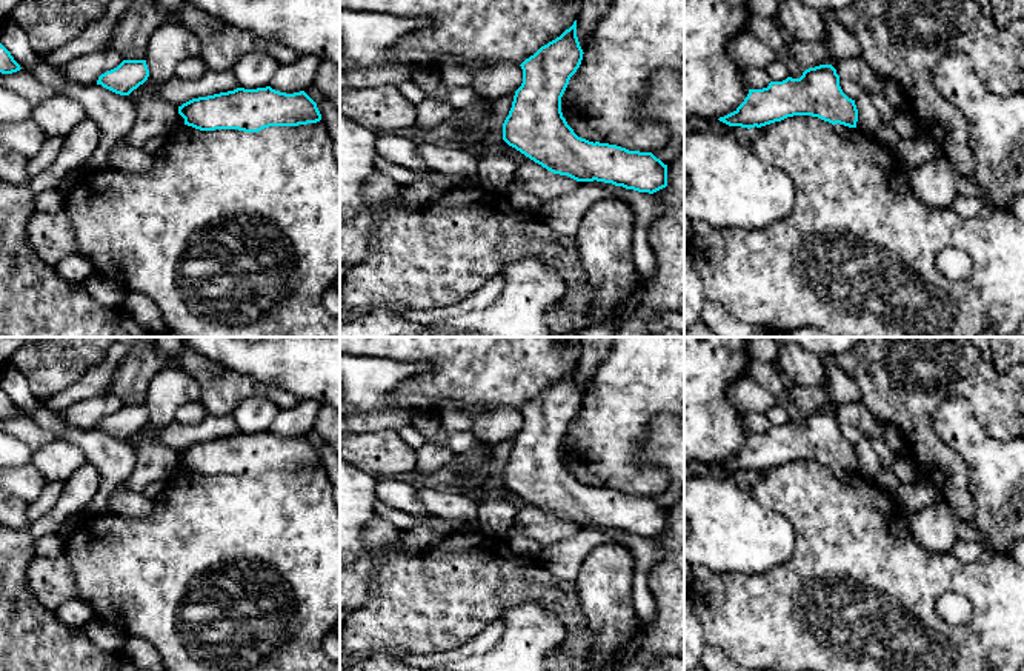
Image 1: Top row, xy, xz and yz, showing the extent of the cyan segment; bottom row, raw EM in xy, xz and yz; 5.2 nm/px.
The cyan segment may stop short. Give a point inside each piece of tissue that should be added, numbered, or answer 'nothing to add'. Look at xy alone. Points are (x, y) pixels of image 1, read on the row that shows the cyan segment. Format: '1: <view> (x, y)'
nothing to add

